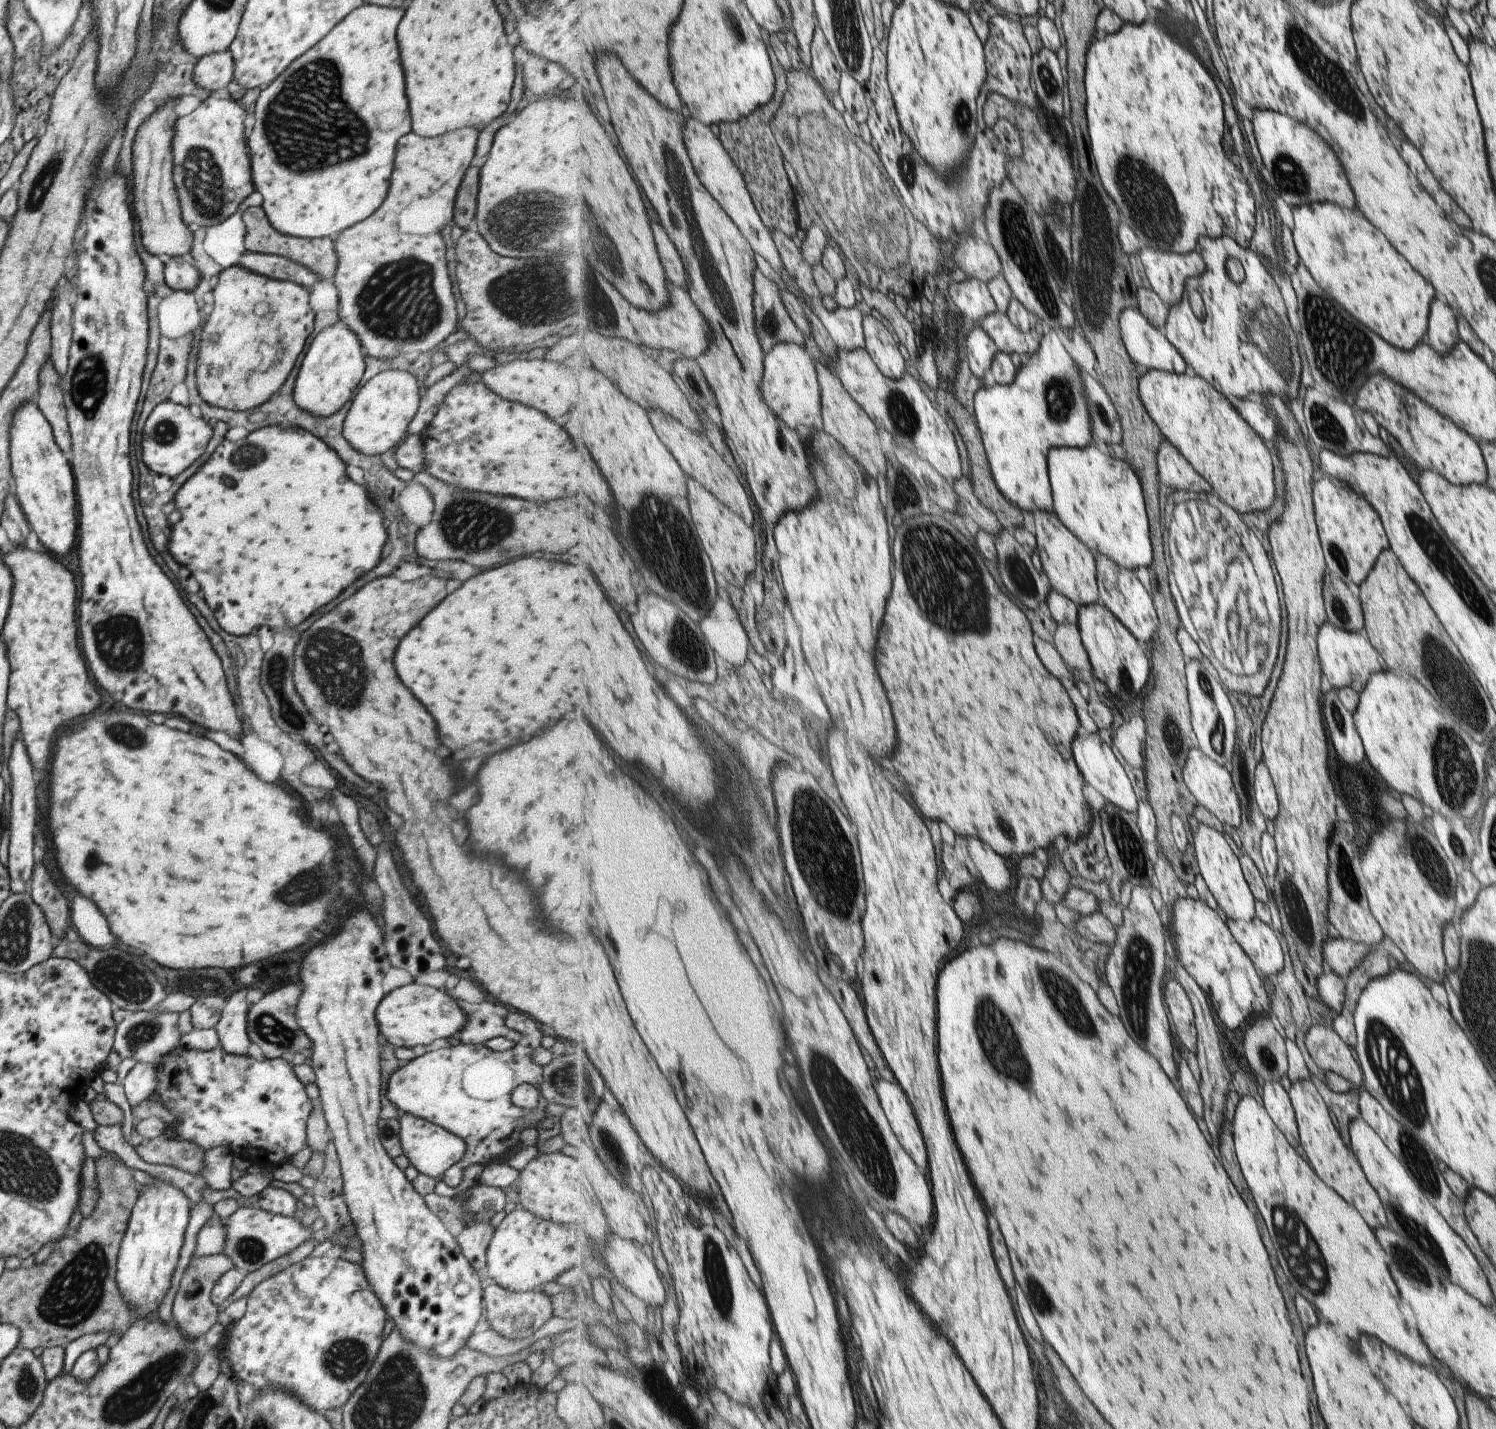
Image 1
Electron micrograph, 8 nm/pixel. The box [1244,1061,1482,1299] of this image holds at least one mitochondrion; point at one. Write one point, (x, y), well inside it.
(1304, 1266)

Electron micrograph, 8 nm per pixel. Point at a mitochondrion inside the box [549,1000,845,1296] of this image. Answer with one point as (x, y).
(611, 1147)

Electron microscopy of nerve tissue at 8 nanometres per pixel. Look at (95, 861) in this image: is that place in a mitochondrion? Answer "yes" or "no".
yes

